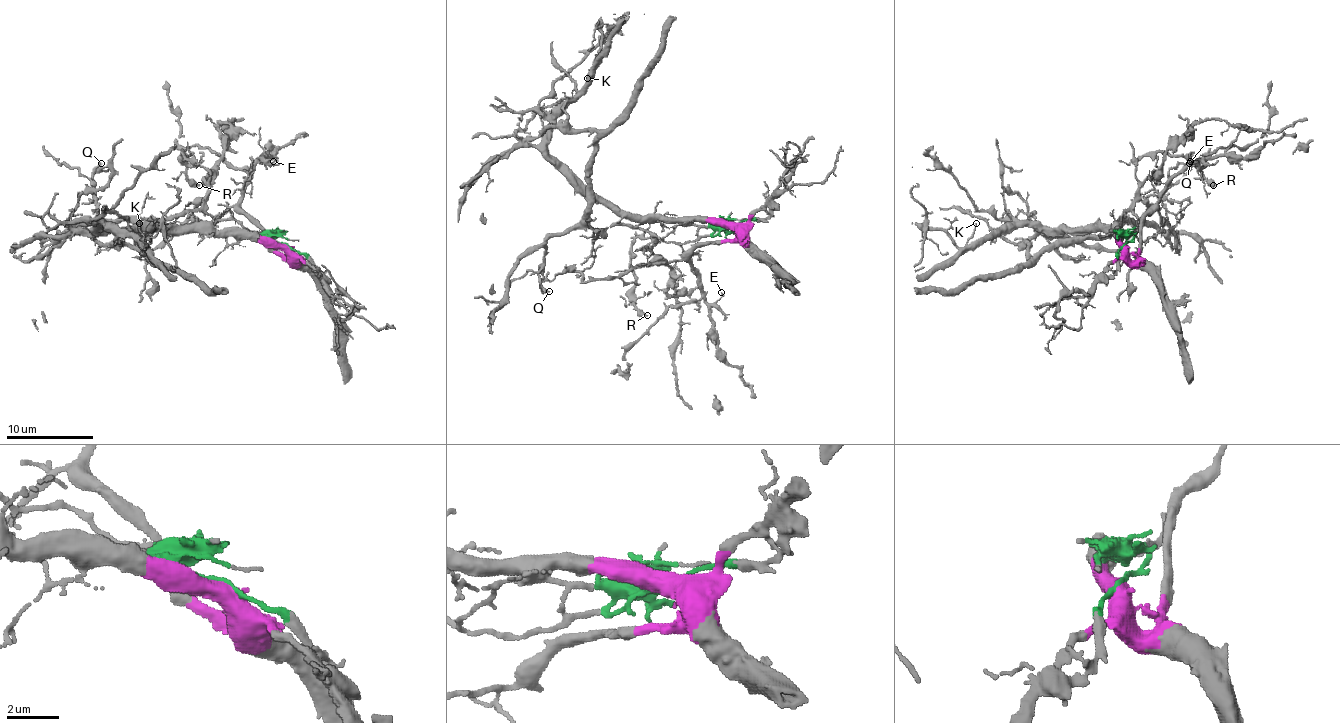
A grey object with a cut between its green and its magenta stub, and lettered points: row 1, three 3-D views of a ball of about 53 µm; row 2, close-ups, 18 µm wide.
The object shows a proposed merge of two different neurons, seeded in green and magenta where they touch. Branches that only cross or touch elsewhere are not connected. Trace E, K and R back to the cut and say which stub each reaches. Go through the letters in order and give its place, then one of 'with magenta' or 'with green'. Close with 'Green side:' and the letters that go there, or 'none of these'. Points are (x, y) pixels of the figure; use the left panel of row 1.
E: (273, 161) | with magenta
K: (139, 223) | with magenta
R: (199, 185) | with green
Green side: R

